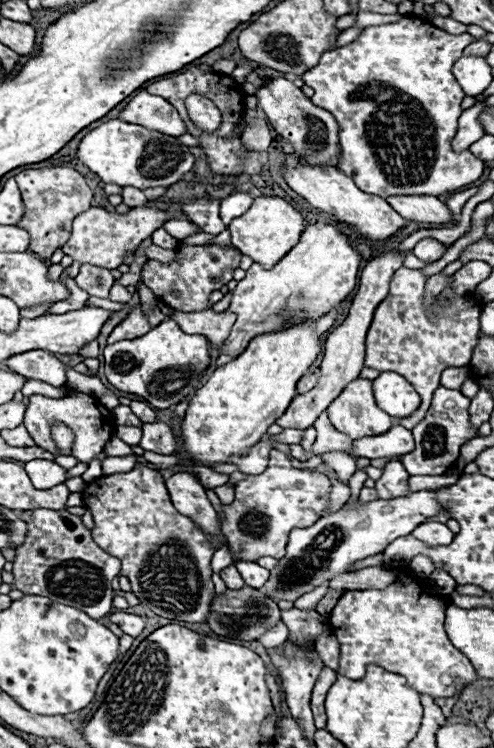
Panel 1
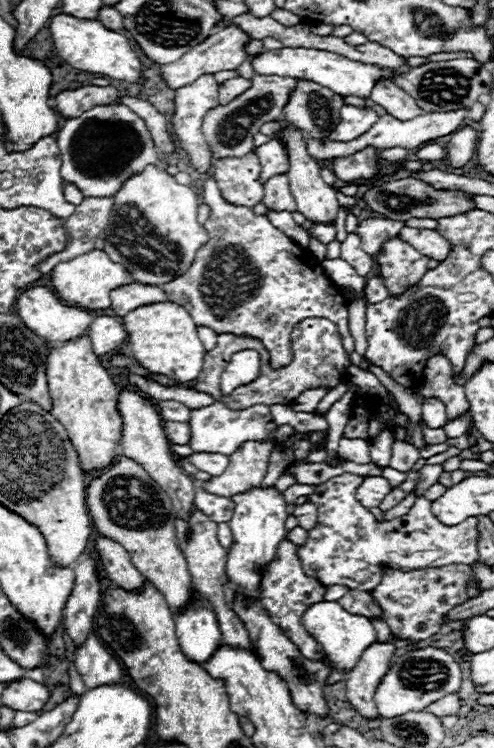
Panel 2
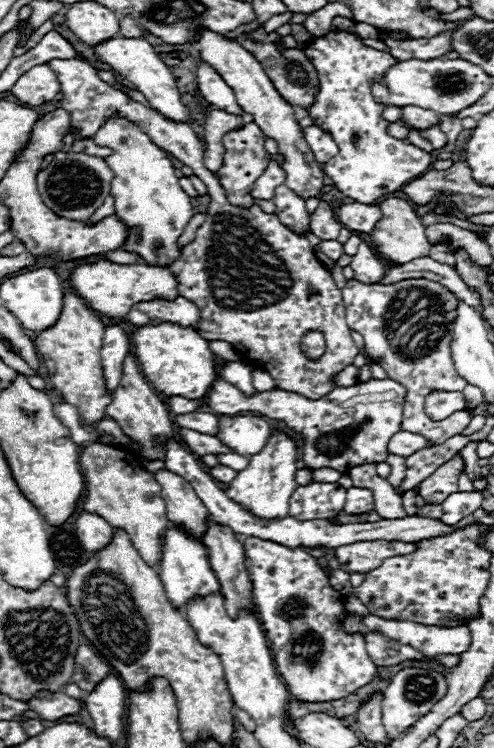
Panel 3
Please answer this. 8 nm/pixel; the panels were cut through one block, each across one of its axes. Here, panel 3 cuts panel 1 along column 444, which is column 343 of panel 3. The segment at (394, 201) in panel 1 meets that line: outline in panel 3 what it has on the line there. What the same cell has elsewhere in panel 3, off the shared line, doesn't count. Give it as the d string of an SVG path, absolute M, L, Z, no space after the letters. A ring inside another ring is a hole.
M342 204L338 210L338 220L352 232L366 232L370 234L376 222L380 220L380 208L370 204Z

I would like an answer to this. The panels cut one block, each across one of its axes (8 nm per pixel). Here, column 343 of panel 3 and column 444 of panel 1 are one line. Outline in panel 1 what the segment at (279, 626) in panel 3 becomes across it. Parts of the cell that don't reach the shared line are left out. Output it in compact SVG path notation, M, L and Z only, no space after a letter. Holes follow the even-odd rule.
M400 570L384 590L348 590L328 616L330 632L340 644L338 674L360 680L368 664L376 664L386 672L406 678L408 688L432 698L448 698L460 694L468 684L478 680L470 660L458 652L446 632L444 614L450 596L436 592L432 586L418 582L414 574Z

